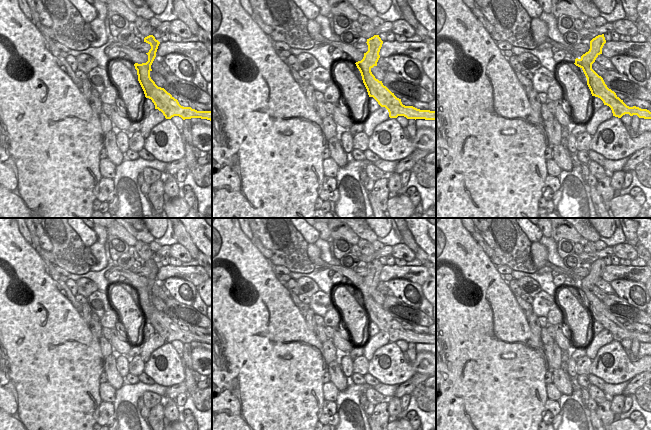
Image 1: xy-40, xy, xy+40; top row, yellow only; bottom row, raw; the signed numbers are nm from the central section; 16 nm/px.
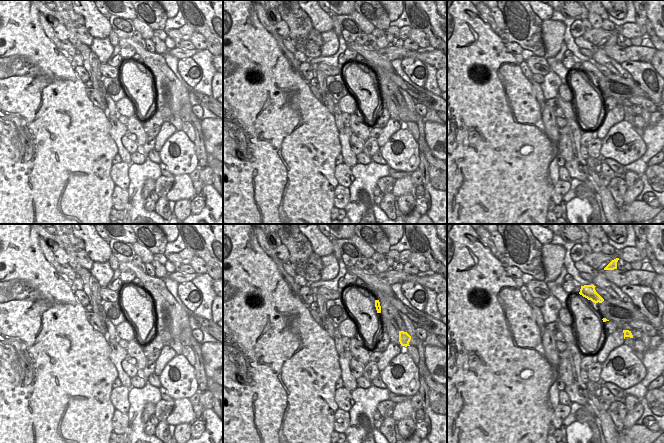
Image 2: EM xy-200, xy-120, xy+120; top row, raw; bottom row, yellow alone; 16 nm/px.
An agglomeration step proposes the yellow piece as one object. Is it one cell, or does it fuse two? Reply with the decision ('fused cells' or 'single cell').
fused cells

